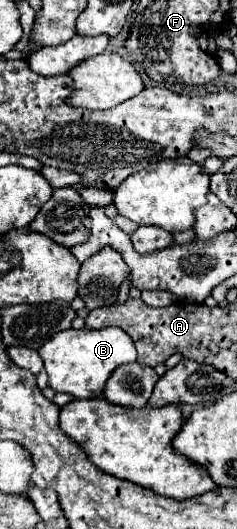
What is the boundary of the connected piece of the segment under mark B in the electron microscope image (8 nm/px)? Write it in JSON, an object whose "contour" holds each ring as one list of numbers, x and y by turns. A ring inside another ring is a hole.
{"contour":[[103,327,103,329,65,329,49,339,39,355,45,363,49,375,49,387,61,393,69,393,77,399,101,397,109,375,121,363,133,363,137,359,133,339,121,331,121,327]]}

